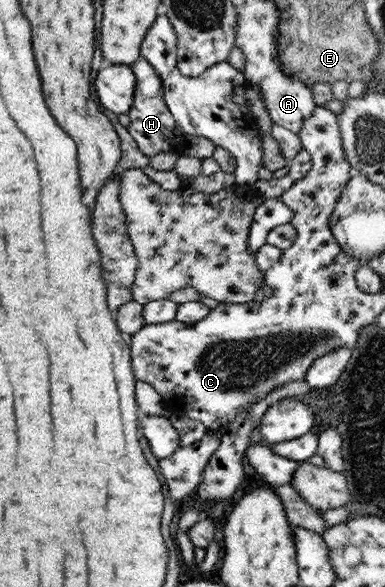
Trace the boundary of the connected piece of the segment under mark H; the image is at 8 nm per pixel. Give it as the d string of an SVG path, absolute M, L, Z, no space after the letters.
M142 58L134 61L130 69L134 74L134 91L132 107L127 113L130 120L128 134L131 135L139 151L148 159L156 156L157 153L166 152L172 152L175 158L183 156L189 145L188 135L177 130L174 118L164 104L161 94L162 84L155 69Z

